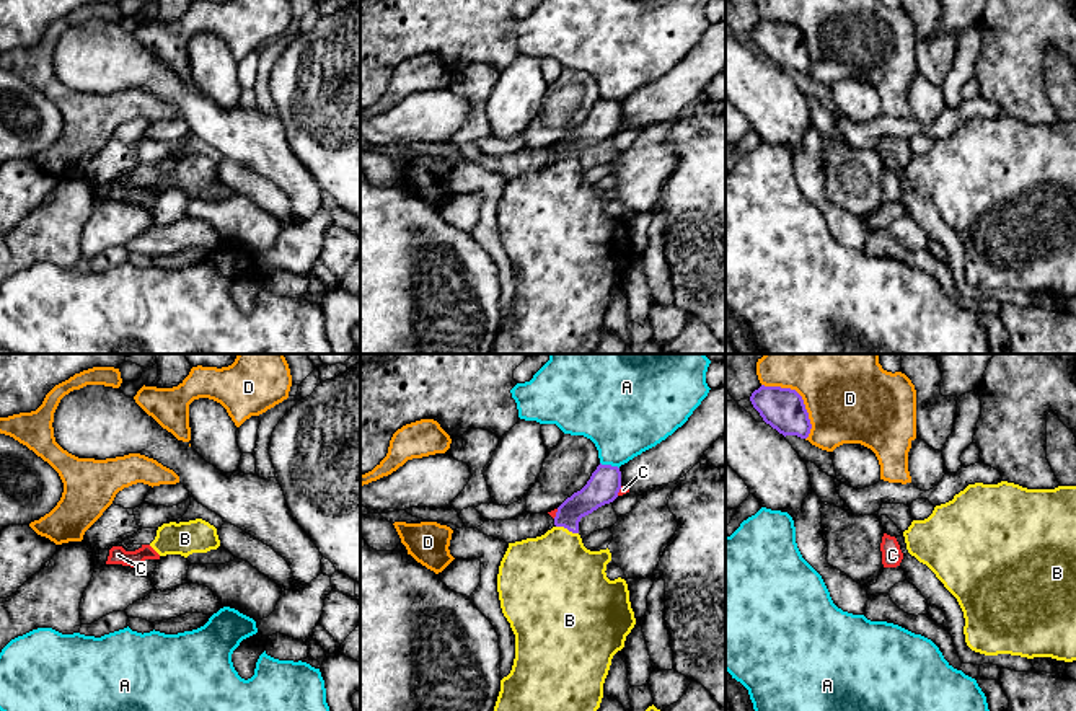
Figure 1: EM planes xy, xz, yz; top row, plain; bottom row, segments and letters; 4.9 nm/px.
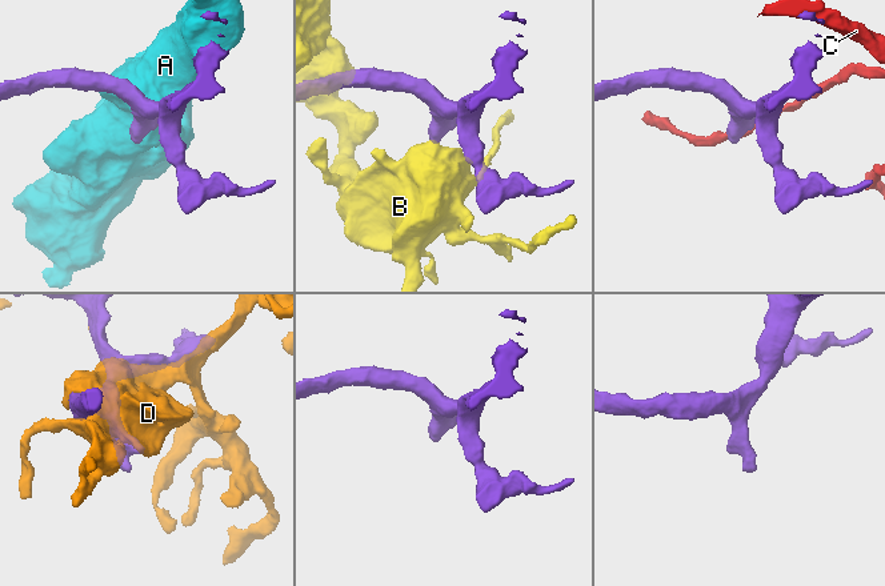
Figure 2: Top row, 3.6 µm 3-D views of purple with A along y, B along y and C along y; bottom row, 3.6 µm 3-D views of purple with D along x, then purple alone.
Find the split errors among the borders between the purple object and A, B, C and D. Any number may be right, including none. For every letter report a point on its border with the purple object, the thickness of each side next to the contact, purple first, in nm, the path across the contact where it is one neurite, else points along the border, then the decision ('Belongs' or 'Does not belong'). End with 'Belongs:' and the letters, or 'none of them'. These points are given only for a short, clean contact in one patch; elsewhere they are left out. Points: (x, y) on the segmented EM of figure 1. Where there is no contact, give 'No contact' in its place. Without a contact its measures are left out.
A: Touches purple at xz (610, 465). Thickness 160 nm (purple) against 400 nm. Does not belong
B: Touches purple at xz (568, 529). Thickness 150 nm (purple) against 420 nm. Path across: xz (600, 490), (568, 521), (568, 529), (555, 563), (555, 578). Belongs
C: Touches purple at xz (618, 491). Thickness 160 nm (purple) against 40 nm. Does not belong
D: Touches purple at yz (801, 398). Thickness 200 nm (purple) against 480 nm. Does not belong
Belongs: B

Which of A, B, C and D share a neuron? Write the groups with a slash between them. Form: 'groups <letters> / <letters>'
groups A / B / C / D

